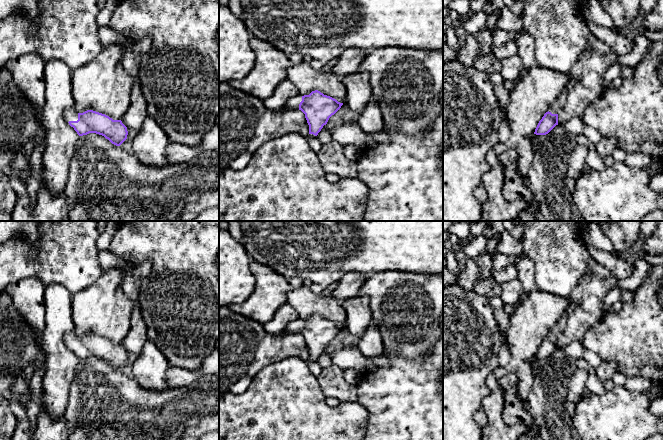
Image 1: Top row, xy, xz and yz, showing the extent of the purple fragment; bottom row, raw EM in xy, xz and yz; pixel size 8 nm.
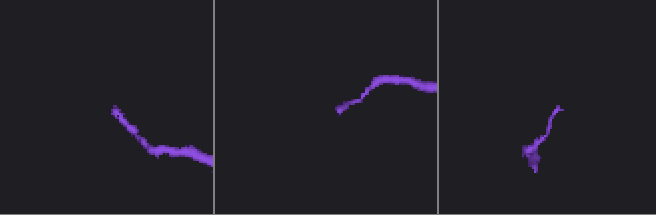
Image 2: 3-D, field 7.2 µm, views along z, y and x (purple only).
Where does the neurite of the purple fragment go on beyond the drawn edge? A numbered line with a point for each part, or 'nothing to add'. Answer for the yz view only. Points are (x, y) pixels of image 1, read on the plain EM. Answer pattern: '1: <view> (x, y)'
1: yz (556, 330)

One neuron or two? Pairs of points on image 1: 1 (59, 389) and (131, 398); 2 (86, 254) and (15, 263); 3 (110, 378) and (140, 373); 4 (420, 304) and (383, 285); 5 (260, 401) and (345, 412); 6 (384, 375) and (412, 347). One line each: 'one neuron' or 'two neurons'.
1: two neurons
2: one neuron
3: two neurons
4: one neuron
5: one neuron
6: two neurons

